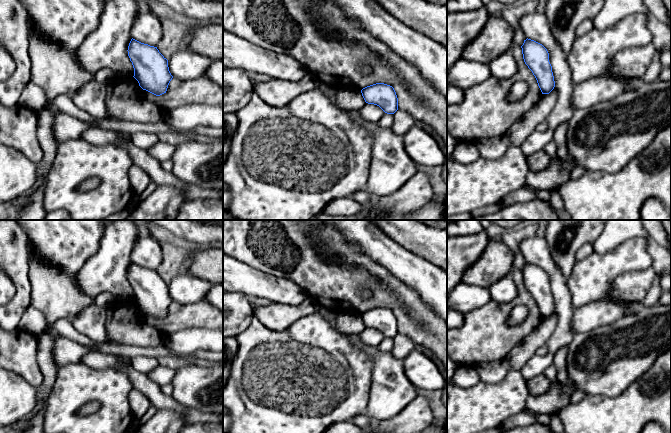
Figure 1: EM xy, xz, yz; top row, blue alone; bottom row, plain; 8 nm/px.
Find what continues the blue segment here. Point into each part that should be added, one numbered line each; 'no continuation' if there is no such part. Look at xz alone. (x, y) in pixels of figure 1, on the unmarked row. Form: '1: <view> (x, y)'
no continuation

